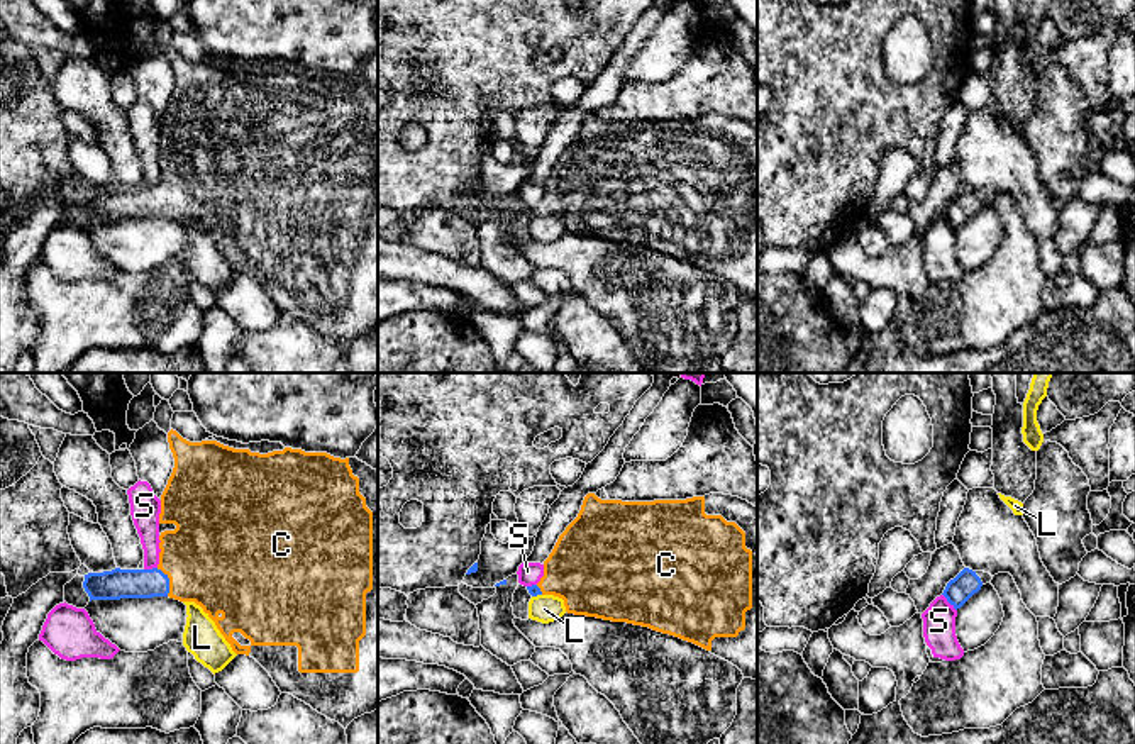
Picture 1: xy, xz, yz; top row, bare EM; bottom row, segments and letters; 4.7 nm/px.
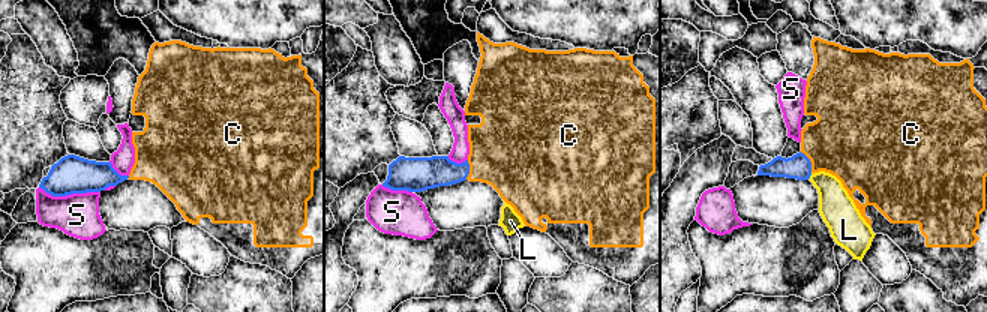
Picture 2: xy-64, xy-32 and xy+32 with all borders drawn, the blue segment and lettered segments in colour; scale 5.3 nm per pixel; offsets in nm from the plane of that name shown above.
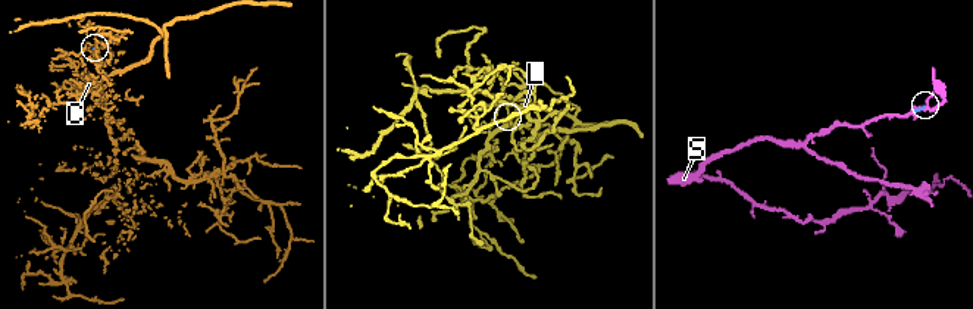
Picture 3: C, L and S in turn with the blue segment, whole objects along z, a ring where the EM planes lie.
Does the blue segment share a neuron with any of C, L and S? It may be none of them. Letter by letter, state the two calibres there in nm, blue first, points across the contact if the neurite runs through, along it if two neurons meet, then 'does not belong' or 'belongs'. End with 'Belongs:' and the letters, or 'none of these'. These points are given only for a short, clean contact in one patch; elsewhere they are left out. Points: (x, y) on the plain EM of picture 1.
C: calibres 140 and 460 nm; way xy (119, 204), (168, 202), (214, 178); belongs
L: calibres 60 and 130 nm; border xz (541, 214), (532, 217); does not belong
S: calibres 120 and 160 nm; does not belong
Belongs: C

